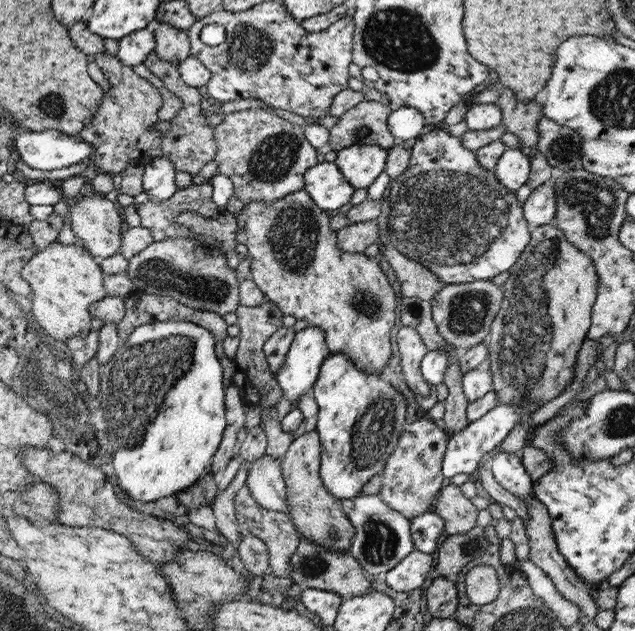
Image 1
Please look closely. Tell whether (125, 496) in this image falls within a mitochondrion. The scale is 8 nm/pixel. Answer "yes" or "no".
no

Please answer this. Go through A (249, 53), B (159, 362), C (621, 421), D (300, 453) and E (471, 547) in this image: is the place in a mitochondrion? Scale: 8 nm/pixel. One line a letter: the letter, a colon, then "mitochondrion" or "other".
A: mitochondrion
B: mitochondrion
C: mitochondrion
D: other
E: mitochondrion

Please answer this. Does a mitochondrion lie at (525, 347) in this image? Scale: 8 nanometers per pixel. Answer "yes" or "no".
yes

